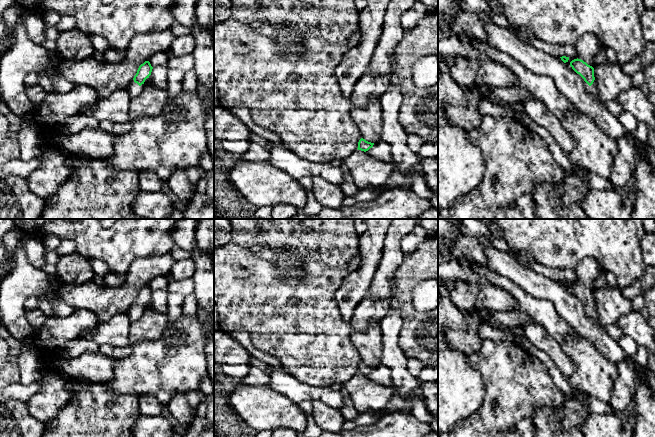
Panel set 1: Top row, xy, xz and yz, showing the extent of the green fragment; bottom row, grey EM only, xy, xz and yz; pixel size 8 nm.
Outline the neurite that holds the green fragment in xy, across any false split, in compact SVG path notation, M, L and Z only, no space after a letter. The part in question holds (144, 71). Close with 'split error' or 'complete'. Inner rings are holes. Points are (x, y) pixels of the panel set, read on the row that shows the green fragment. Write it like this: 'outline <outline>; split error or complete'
outline M145 61L139 66L136 75L132 79L130 85L127 87L127 91L131 99L141 94L144 88L144 82L151 75L152 69L153 67L149 61Z; split error

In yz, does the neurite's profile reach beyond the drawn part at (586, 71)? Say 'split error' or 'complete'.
split error

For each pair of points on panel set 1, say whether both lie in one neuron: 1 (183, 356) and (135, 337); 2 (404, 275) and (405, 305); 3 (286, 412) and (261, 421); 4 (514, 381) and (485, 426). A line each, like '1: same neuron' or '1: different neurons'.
1: different neurons
2: same neuron
3: same neuron
4: same neuron

